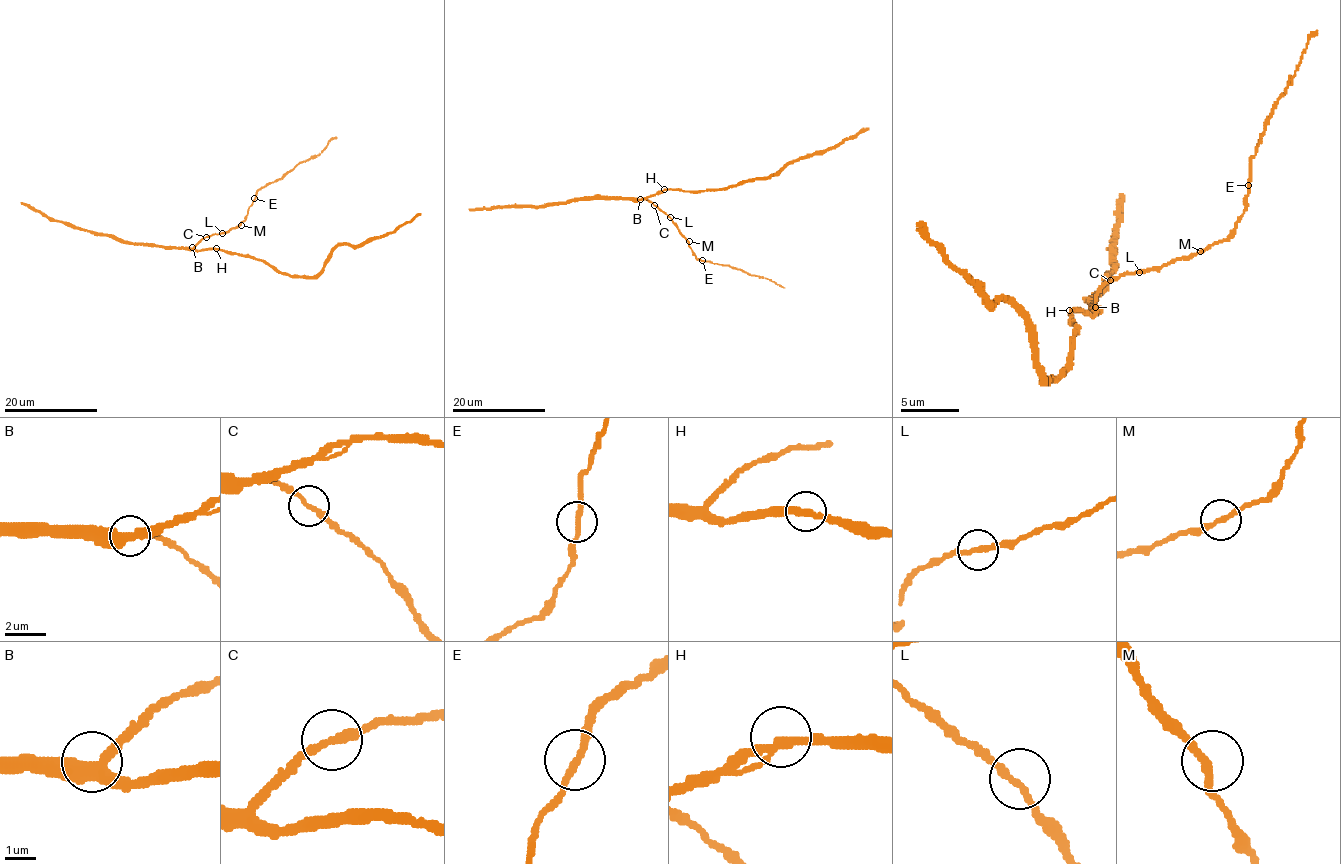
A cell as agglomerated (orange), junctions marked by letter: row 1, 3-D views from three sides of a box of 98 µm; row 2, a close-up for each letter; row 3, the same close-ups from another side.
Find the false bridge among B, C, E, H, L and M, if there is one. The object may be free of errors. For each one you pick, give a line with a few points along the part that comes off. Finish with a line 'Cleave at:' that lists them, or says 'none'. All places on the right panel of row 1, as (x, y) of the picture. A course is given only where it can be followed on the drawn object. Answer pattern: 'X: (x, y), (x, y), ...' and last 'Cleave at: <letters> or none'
Cleave at: none

